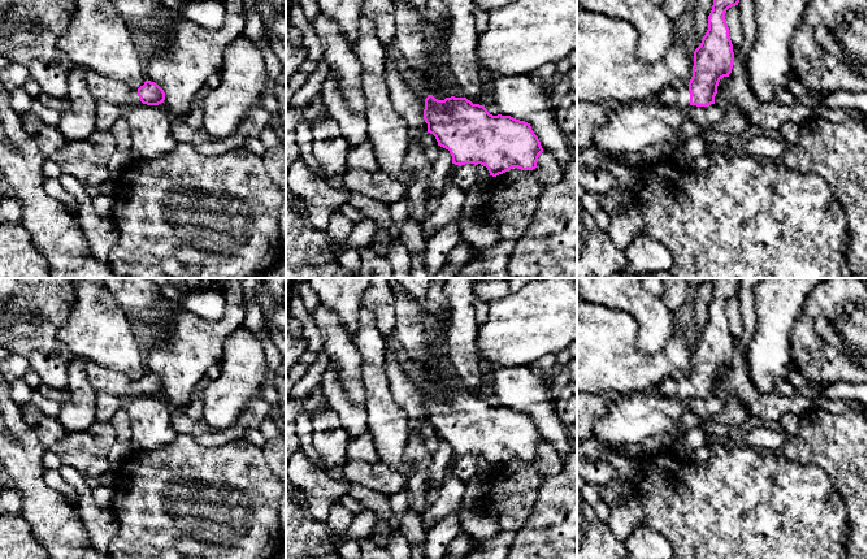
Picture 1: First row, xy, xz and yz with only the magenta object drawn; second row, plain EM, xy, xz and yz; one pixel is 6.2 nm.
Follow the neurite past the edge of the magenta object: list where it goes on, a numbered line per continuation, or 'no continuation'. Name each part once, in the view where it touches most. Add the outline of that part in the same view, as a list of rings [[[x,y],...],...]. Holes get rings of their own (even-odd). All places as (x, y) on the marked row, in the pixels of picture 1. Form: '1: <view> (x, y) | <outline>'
1: yz (672, 96) | [[[667,86],[659,92],[656,101],[663,105],[678,107],[682,110],[686,110],[690,107],[689,86]]]

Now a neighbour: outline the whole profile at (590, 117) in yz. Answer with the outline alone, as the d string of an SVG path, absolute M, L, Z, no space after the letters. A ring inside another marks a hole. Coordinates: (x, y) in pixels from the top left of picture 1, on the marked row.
M577 100L577 151L594 146L594 134L609 118L611 104L586 104Z

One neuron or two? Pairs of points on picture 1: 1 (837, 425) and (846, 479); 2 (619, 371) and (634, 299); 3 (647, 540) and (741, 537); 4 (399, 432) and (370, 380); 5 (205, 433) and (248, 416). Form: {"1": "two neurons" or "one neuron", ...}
{"1": "one neuron", "2": "two neurons", "3": "two neurons", "4": "one neuron", "5": "one neuron"}

